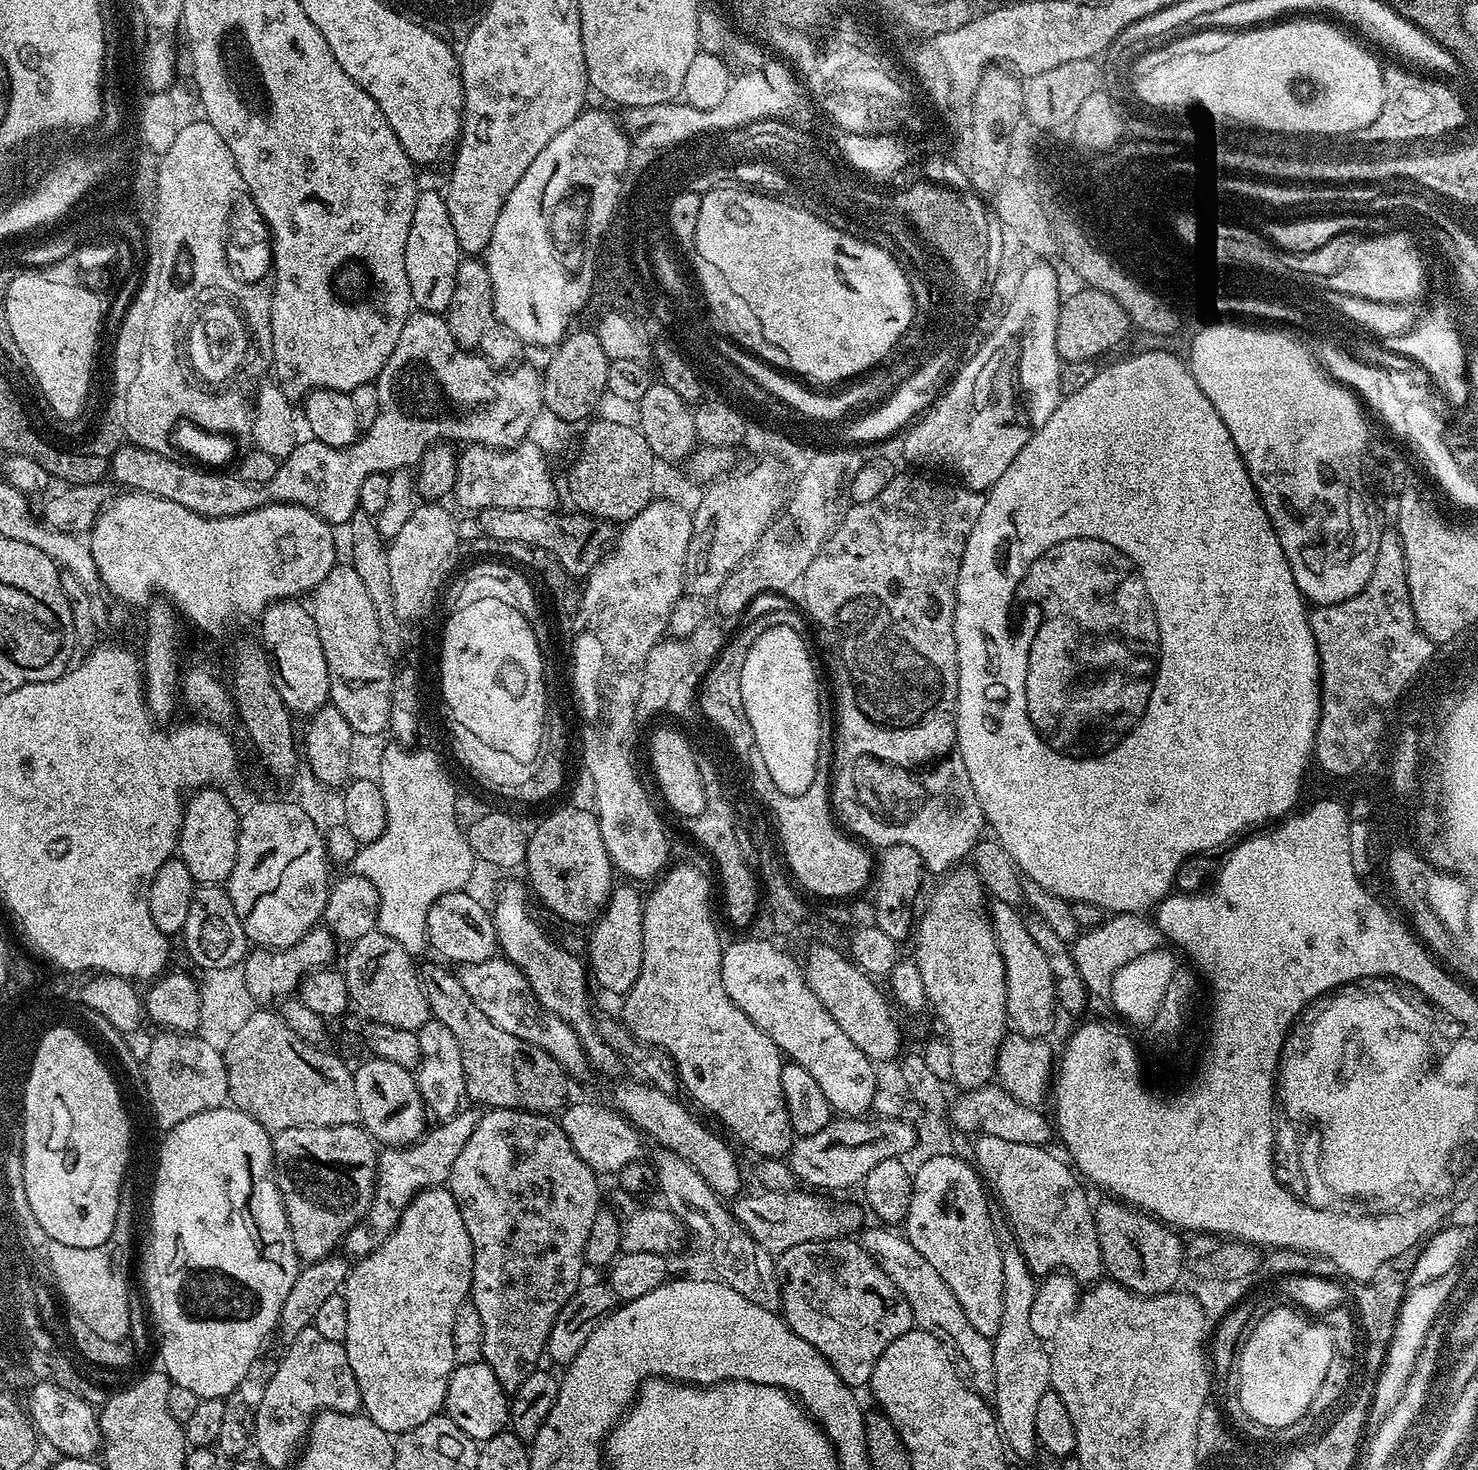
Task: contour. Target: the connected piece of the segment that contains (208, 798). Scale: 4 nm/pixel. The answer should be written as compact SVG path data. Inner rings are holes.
M219 787L201 788L191 793L192 801L183 805L178 856L186 862L192 879L200 886L223 885L234 870L238 854L241 813L223 796Z

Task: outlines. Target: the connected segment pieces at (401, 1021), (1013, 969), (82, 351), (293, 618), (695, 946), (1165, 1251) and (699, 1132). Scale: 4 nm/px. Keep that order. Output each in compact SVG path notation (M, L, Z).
M379 930L362 934L362 938L351 941L349 948L352 949L344 956L342 971L352 1004L365 1016L365 1021L410 1031L427 1022L428 999L420 981L420 968L412 961L415 960L413 953Z
M995 901L990 908L992 928L996 931L996 940L1000 943L1006 970L1008 1019L1011 1027L1023 1036L1040 1038L1048 1034L1044 1032L1051 1030L1052 1019L1058 1013L1056 983L1046 962L1046 954L1042 954L1041 948L1034 943L1034 938L1030 938L1024 916L1016 912L1019 911L1013 905L1000 901Z
M34 270L20 271L2 298L10 334L14 334L14 342L18 342L18 350L22 350L39 392L50 406L56 407L60 416L76 416L80 400L85 399L84 384L90 381L88 360L92 360L92 340L102 338L102 325L106 320L106 304L100 299L101 293L92 292L83 283L51 280Z
M296 598L276 600L259 617L259 639L272 657L276 669L276 684L292 714L311 714L329 703L330 678L326 666L326 654L322 654L322 642L318 638L318 626L311 611L300 605Z
M680 864L677 868L671 868L669 867L655 881L657 884L653 886L652 893L646 896L644 900L644 917L642 918L642 970L638 974L634 986L623 997L624 1016L622 1015L622 1023L639 1043L661 1049L671 1056L673 1064L676 1065L676 1074L682 1088L685 1088L706 1111L713 1112L753 1152L753 1157L787 1157L788 1149L792 1146L794 1133L788 1107L786 1106L786 1098L782 1090L782 1070L784 1069L785 1061L782 1059L780 1047L762 1029L754 1026L754 1022L750 1022L750 1018L746 1018L746 1014L742 1014L742 1010L738 1010L738 1006L734 1006L730 994L726 994L726 986L722 986L722 943L720 944L720 932L716 929L716 920L712 917L713 885L711 888L708 885L707 878L692 864Z
M1104 1198L1101 1204L1095 1205L1096 1229L1098 1230L1098 1242L1100 1253L1104 1259L1104 1272L1111 1279L1140 1296L1160 1296L1163 1292L1171 1292L1177 1287L1180 1280L1180 1271L1185 1271L1184 1258L1185 1241L1180 1241L1181 1233L1177 1229L1166 1225L1147 1212L1141 1212L1139 1208L1132 1207L1115 1198Z
M628 1080L616 1088L614 1104L620 1114L627 1117L645 1137L653 1136L661 1149L678 1154L678 1158L690 1162L690 1166L694 1166L694 1170L706 1178L708 1185L720 1197L735 1198L741 1195L740 1164L731 1146L711 1132L686 1105L679 1104L673 1093L663 1092L647 1082L636 1080Z

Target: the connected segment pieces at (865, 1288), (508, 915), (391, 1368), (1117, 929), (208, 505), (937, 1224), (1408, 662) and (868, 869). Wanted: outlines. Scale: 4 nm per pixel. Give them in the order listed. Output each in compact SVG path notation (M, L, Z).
M852 1238L802 1242L802 1246L790 1246L790 1250L779 1253L775 1257L775 1261L776 1277L780 1287L780 1306L784 1321L792 1327L794 1334L798 1334L798 1338L806 1338L806 1342L810 1342L810 1346L817 1348L827 1358L830 1366L840 1375L842 1382L848 1384L849 1388L860 1390L863 1384L865 1387L872 1379L872 1371L882 1354L882 1350L886 1350L886 1346L890 1346L890 1342L894 1342L894 1338L902 1338L902 1334L906 1334L914 1326L910 1302L906 1302L906 1298L902 1298L902 1290L898 1290L898 1286L894 1286L894 1282L890 1282L886 1270L882 1270L882 1266L878 1266L878 1262L874 1262L872 1255L864 1249L863 1243L856 1241L855 1244Z
M516 880L506 881L496 896L496 908L491 909L499 951L525 975L539 1004L564 1019L578 1034L589 1065L608 1076L620 1075L626 1067L625 1061L602 1038L597 1017L592 1017L592 1008L588 1005L590 976L586 971L585 961L581 957L579 960L570 949L563 948L558 941L552 940L551 934L532 917L532 908L528 905L530 892L521 884Z
M447 1187L427 1188L419 1192L406 1206L394 1234L378 1246L369 1256L361 1256L351 1265L347 1278L344 1279L342 1295L346 1302L346 1338L344 1349L346 1358L350 1358L350 1370L354 1370L354 1378L358 1378L358 1390L360 1391L360 1406L363 1415L369 1416L376 1425L389 1434L399 1434L406 1430L414 1430L414 1426L422 1426L432 1416L437 1415L444 1407L446 1398L446 1386L450 1382L450 1374L455 1370L457 1362L454 1358L454 1318L458 1310L469 1299L472 1290L472 1267L474 1266L474 1254L470 1234L466 1234L466 1222L462 1222L462 1210L458 1210L458 1202L454 1202L451 1192Z
M1121 912L1109 915L1104 923L1096 928L1081 931L1080 935L1071 941L1070 947L1084 987L1093 997L1108 998L1115 972L1128 962L1159 949L1161 944L1160 930L1151 919L1135 912Z
M125 443L114 454L111 453L109 471L111 477L115 478L113 481L124 484L123 487L166 498L206 517L237 516L273 501L267 484L250 483L233 473L230 475L226 474L228 472L211 472L182 462L168 457L168 454Z
M941 1154L930 1158L926 1162L922 1162L922 1166L914 1173L910 1210L906 1221L906 1235L908 1241L914 1246L914 1250L918 1250L918 1254L922 1254L922 1258L926 1258L926 1262L930 1262L930 1266L934 1266L934 1270L938 1270L938 1274L942 1274L942 1282L946 1282L946 1286L950 1286L950 1290L954 1290L954 1298L958 1298L958 1306L962 1306L962 1310L966 1310L966 1318L970 1318L970 1326L974 1326L974 1330L978 1330L978 1334L991 1338L998 1334L998 1326L1002 1326L1002 1254L992 1229L993 1213L991 1211L988 1212L988 1200L984 1197L986 1188L982 1183L979 1171L969 1161L968 1165L966 1161L959 1160L956 1156L948 1155Z
M1388 526L1384 533L1376 536L1376 557L1374 558L1374 570L1370 570L1370 578L1366 581L1366 586L1354 594L1354 598L1346 598L1346 602L1329 604L1327 607L1316 606L1308 613L1308 625L1314 634L1314 642L1318 650L1320 659L1320 721L1316 727L1316 747L1314 749L1314 760L1324 772L1329 772L1332 776L1352 776L1361 771L1365 757L1368 752L1372 752L1372 744L1376 744L1376 736L1380 736L1380 724L1384 724L1384 712L1388 712L1388 704L1396 700L1396 692L1408 684L1408 676L1416 672L1420 665L1427 666L1434 655L1434 645L1430 637L1421 632L1418 622L1414 618L1414 610L1410 602L1410 588L1406 582L1406 556L1402 550L1402 538L1395 527Z
M818 756L818 770L810 790L792 800L776 800L776 812L780 812L780 820L784 820L784 843L789 847L789 859L793 860L796 872L799 872L805 884L815 889L812 896L852 898L860 894L855 892L860 892L863 888L865 891L873 875L874 864L872 860L868 861L869 849L853 839L847 831L841 830L834 819L830 807L830 781L824 777L824 760L832 759Z

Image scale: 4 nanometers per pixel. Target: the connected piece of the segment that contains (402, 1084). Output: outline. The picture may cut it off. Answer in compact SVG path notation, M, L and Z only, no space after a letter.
M379 1058L367 1059L360 1065L355 1065L352 1074L360 1124L377 1145L399 1146L414 1143L426 1131L426 1109L415 1075L409 1069L397 1066L395 1062L386 1062Z

